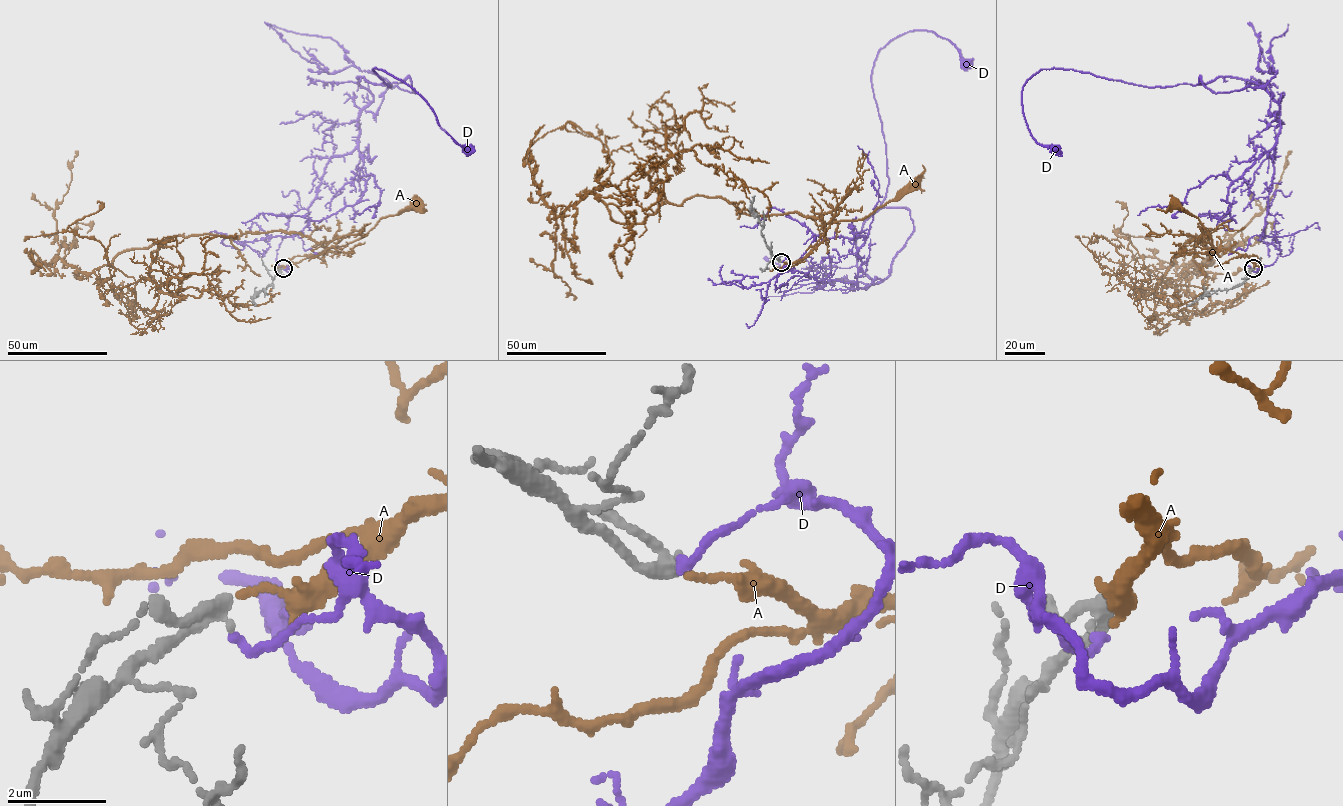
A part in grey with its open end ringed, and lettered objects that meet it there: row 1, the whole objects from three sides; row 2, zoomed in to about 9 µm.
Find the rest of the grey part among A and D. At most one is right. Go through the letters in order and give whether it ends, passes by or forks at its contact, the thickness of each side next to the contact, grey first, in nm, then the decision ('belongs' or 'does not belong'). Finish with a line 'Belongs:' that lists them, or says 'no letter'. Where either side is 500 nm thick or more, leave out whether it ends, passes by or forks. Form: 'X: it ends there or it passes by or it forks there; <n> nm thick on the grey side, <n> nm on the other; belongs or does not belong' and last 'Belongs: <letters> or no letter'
A: it ends there; 240 nm thick on the grey side, 130 nm on the other; belongs
D: it ends there; 260 nm thick on the grey side, 170 nm on the other; does not belong
Belongs: A

